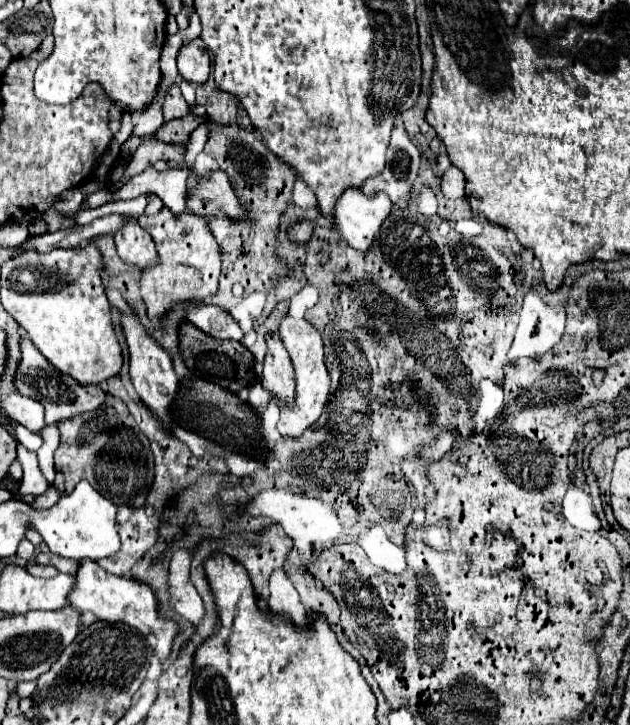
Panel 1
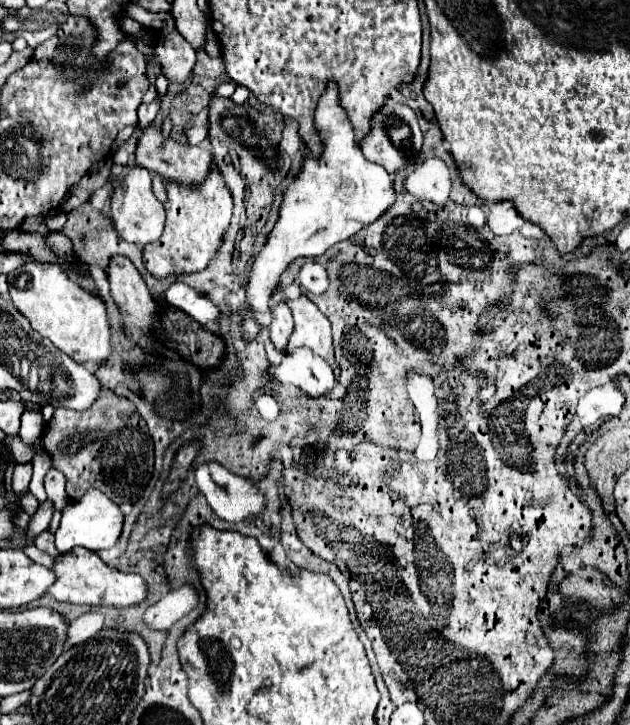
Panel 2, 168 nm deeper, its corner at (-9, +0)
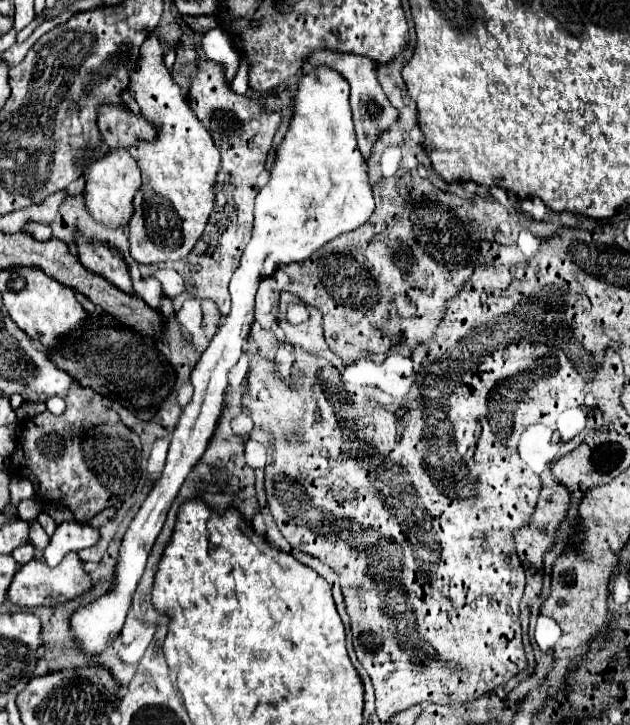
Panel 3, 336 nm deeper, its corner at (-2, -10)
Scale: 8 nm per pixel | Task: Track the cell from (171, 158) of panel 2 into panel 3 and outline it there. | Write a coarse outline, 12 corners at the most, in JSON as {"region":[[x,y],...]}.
{"region":[[99,104],[97,126],[107,146],[133,148],[155,138],[145,118]]}

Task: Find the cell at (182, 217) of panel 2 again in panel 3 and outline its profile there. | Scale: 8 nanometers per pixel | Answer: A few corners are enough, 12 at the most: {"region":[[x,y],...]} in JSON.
{"region":[[149,32],[129,90],[139,140],[129,248],[185,258],[213,210],[219,150]]}

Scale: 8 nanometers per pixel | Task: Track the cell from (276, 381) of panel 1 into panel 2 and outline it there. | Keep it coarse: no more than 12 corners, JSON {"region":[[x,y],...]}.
{"region":[[284,302],[272,310],[270,340],[286,352],[294,332],[292,312]]}

